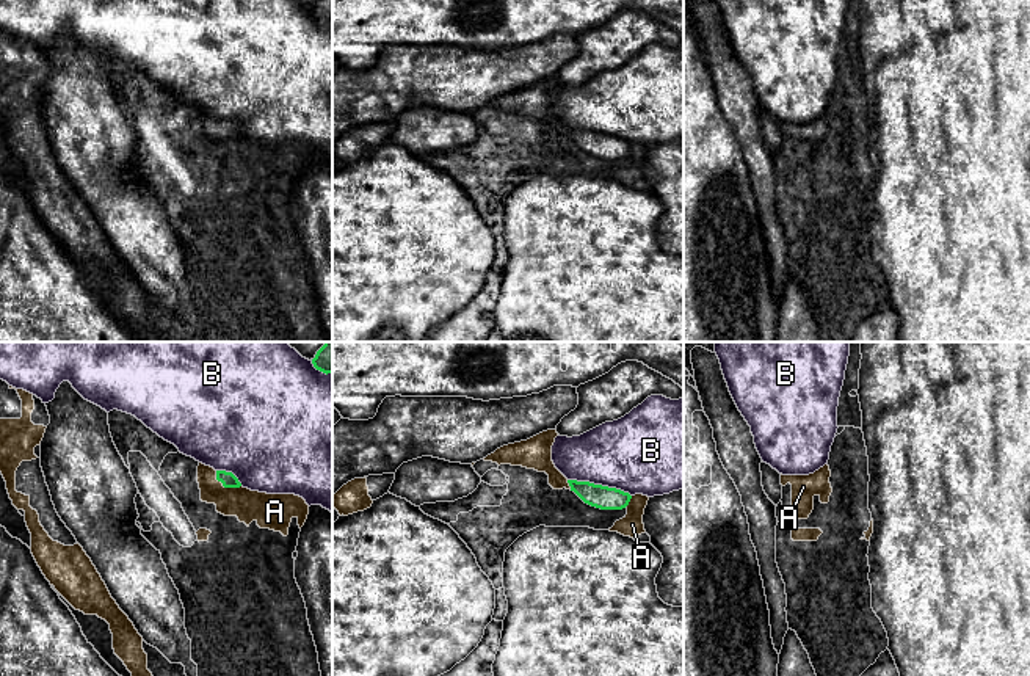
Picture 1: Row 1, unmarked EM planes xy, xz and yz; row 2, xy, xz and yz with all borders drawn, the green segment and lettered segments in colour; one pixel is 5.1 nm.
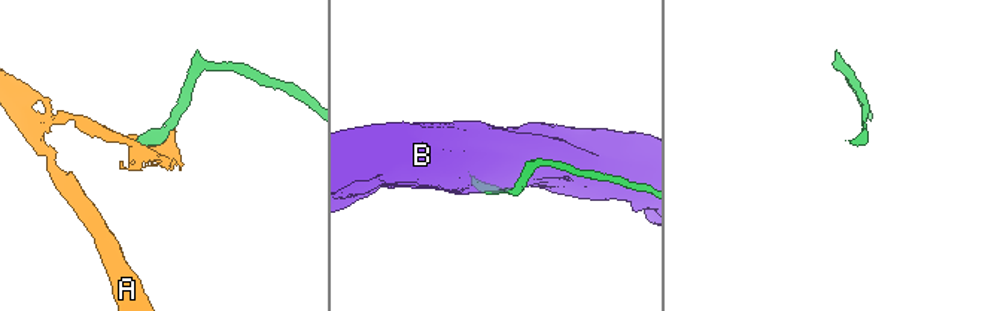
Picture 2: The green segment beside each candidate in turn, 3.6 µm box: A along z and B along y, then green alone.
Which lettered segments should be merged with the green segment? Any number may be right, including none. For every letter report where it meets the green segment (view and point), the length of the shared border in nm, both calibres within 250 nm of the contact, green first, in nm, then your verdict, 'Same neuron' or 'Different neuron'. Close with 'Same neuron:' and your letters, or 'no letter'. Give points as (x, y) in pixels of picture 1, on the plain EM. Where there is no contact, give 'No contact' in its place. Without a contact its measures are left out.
A: Touches green at xy (224, 135). Shared border 160 nm. Thickness 80 nm (green) against 160 nm. Same neuron
B: Touches green at xz (599, 134). Shared border 340 nm. Thickness 120 nm (green) against 400 nm. Different neuron
Same neuron: A

